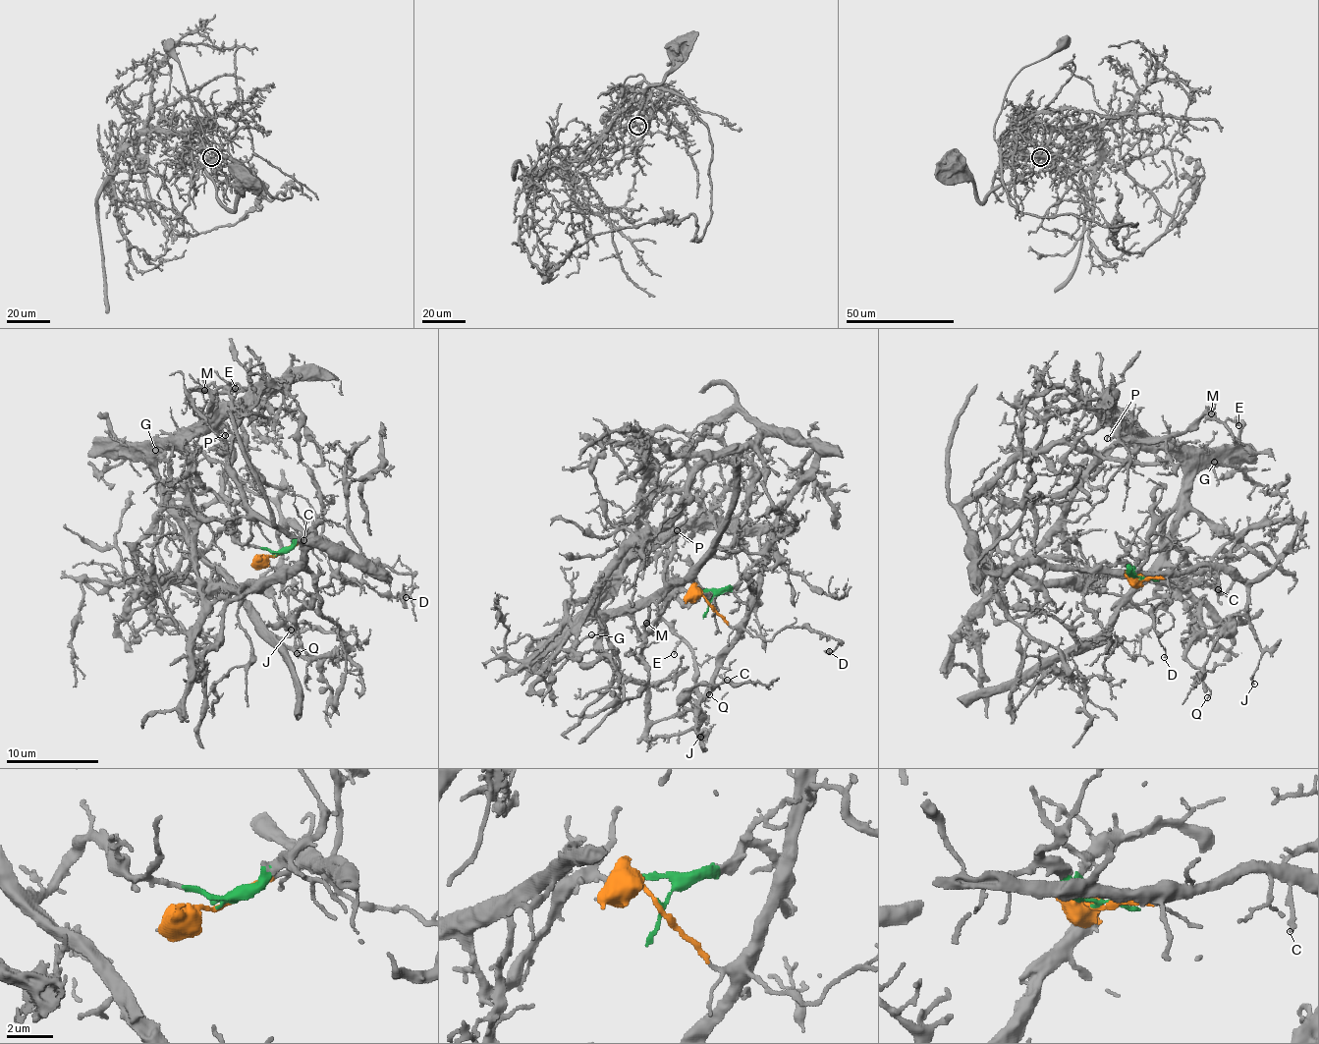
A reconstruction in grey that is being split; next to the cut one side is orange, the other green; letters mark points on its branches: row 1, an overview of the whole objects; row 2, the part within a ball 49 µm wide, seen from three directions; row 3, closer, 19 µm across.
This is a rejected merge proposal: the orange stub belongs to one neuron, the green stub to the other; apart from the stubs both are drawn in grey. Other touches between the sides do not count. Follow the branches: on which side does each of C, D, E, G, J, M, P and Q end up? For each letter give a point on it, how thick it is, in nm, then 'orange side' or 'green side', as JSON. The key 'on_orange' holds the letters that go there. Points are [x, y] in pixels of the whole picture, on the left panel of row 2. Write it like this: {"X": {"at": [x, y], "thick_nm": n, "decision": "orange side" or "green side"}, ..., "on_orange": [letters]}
{"C": {"at": [303, 540], "thick_nm": 170, "decision": "orange side"}, "D": {"at": [406, 597], "thick_nm": 110, "decision": "orange side"}, "E": {"at": [235, 388], "thick_nm": 150, "decision": "green side"}, "G": {"at": [155, 450], "thick_nm": 180, "decision": "green side"}, "J": {"at": [291, 630], "thick_nm": 170, "decision": "orange side"}, "M": {"at": [204, 390], "thick_nm": 170, "decision": "green side"}, "P": {"at": [225, 435], "thick_nm": 130, "decision": "green side"}, "Q": {"at": [297, 653], "thick_nm": 120, "decision": "orange side"}, "on_orange": ["C", "D", "J", "Q"]}

